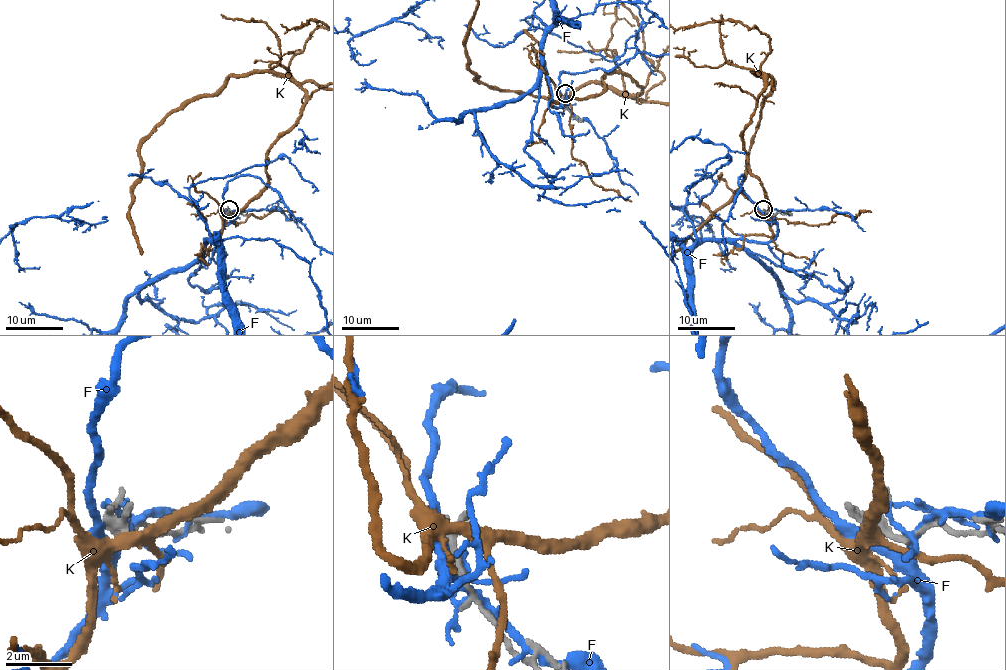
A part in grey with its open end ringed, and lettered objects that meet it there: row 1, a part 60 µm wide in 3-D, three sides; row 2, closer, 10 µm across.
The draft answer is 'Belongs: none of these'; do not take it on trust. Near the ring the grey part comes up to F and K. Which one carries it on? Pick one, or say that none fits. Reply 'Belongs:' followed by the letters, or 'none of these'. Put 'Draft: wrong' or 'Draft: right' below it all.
Belongs: none of these
Draft: right

